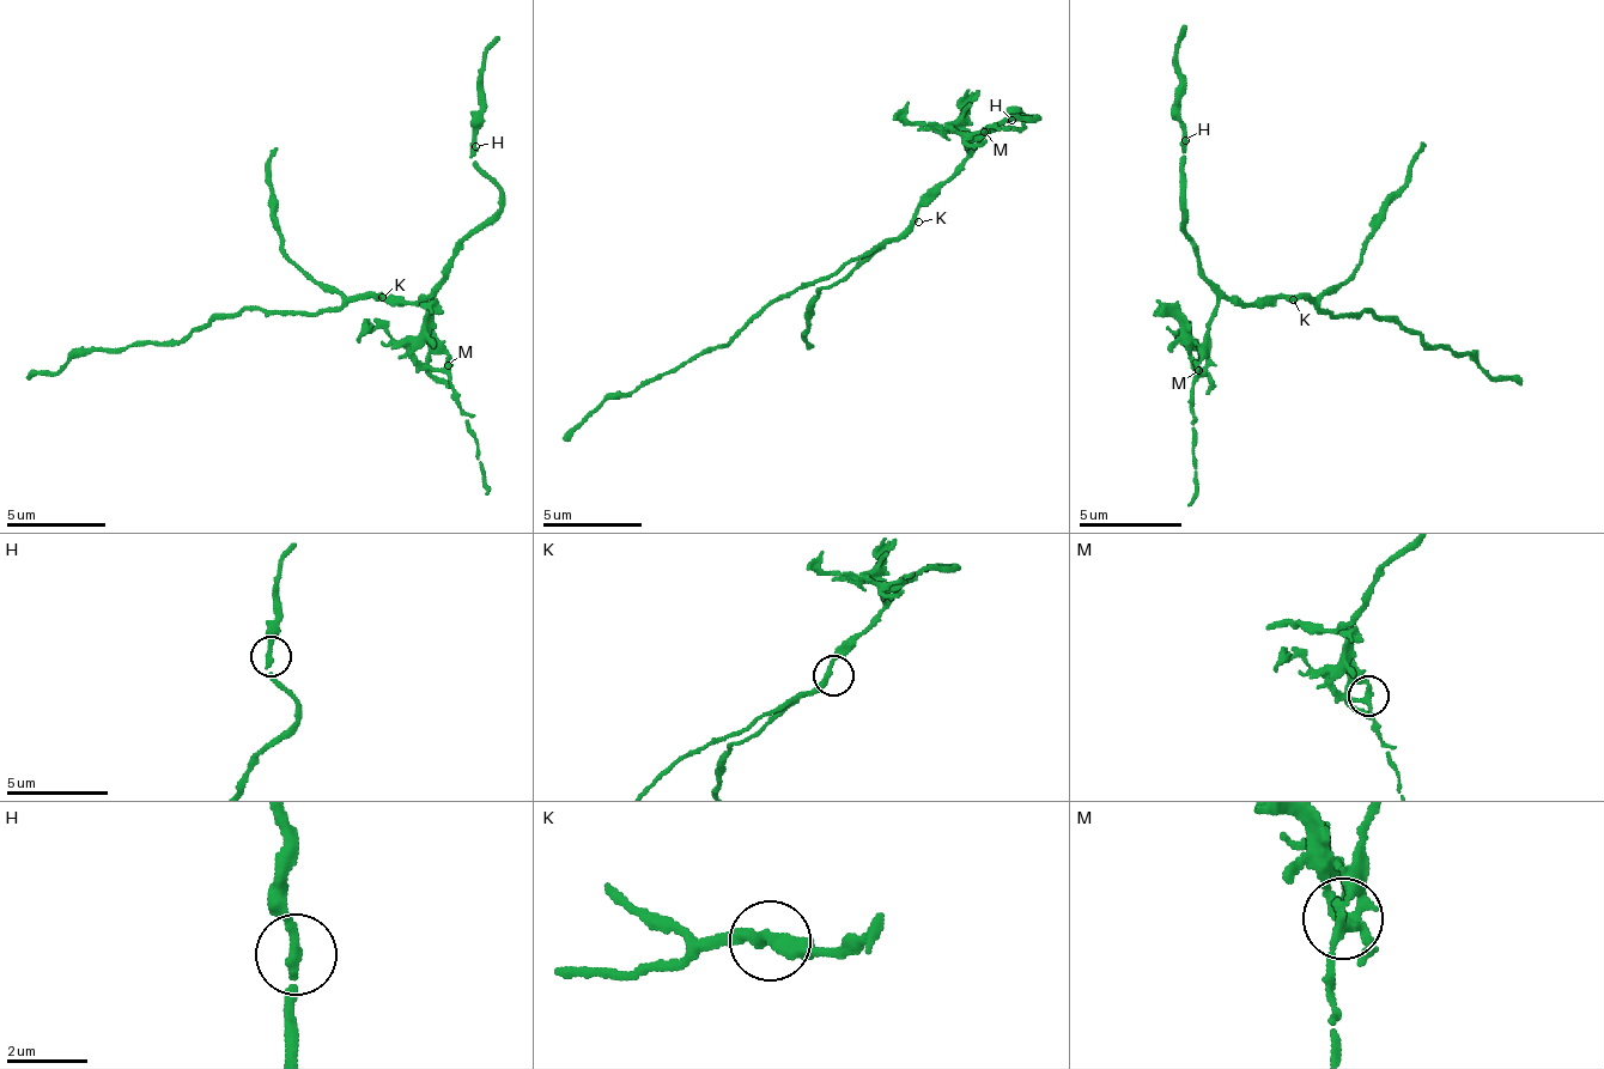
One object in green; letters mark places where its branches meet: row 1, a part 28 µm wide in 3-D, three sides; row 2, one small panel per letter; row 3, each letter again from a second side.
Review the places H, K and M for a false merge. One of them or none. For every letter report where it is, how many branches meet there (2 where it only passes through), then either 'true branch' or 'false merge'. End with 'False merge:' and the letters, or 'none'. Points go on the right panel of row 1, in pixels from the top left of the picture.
H: at (1185, 140); 2 branches meet; true branch
K: at (1293, 299); 2 branches meet; true branch
M: at (1198, 370); 2 branches meet; false merge
False merge: M

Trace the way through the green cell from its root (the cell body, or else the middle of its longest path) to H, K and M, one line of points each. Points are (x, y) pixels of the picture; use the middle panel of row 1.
H: (889, 237), (894, 237), (913, 217), (913, 212), (988, 133), (1008, 119), (1037, 119), (1013, 119)
K: (889, 237), (904, 237), (918, 222)
M: (889, 237), (894, 237), (913, 217), (913, 212), (958, 168), (968, 153), (968, 143), (983, 133)

